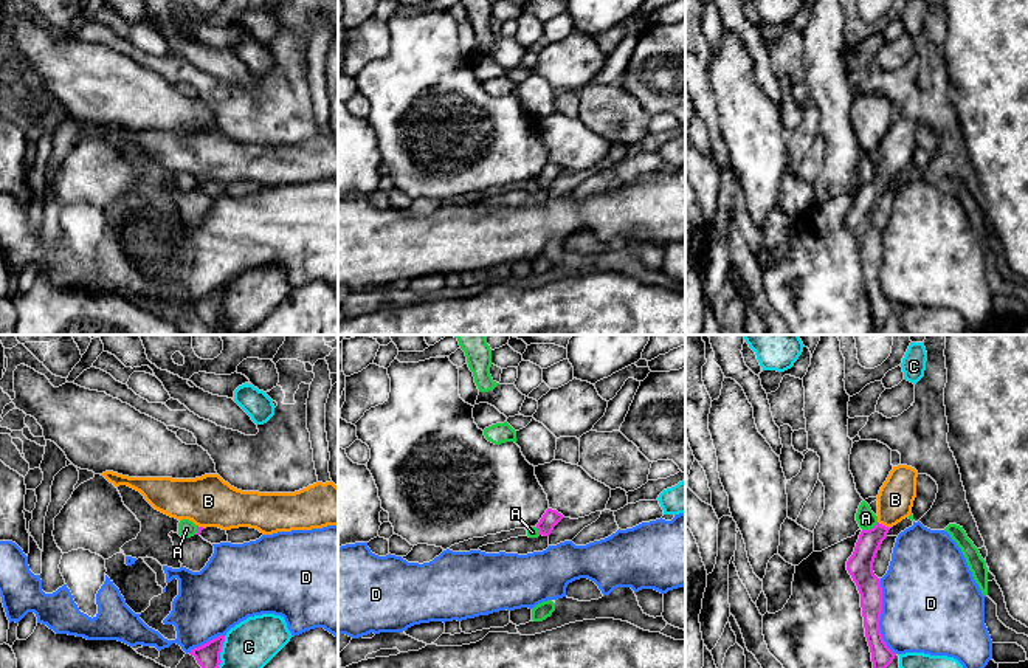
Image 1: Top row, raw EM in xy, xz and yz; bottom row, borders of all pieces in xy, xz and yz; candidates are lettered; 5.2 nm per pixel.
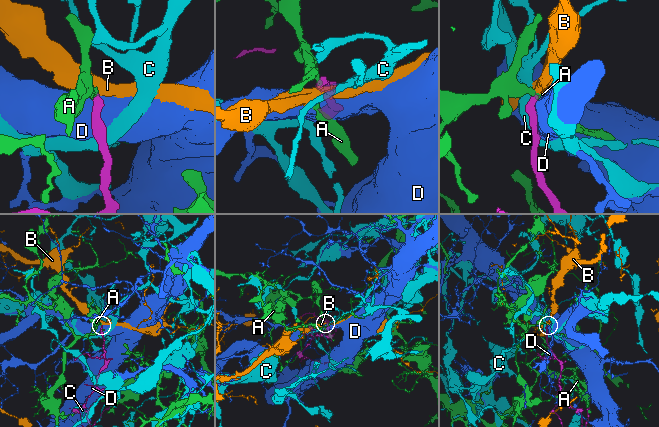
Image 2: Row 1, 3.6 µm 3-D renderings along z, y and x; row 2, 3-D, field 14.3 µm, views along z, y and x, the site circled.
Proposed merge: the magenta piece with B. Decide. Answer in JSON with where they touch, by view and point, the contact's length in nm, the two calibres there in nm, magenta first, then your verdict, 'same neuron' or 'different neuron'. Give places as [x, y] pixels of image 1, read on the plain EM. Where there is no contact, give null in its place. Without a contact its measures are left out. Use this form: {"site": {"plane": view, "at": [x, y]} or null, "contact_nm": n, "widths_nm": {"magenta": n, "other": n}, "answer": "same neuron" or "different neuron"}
{"site": {"plane": "yz", "at": [884, 179]}, "contact_nm": 80, "widths_nm": {"magenta": 140, "other": 190}, "answer": "same neuron"}

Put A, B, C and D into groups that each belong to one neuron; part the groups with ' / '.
A / B / C / D

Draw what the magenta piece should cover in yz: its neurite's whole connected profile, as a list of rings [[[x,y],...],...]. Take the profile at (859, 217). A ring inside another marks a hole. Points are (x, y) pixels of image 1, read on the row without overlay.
[[[907,118],[893,119],[878,147],[878,177],[862,183],[847,223],[861,246],[865,290],[871,305],[873,330],[878,330],[895,312],[882,291],[879,273],[882,267],[881,231],[873,225],[876,206],[888,183],[909,170],[916,150],[918,124]]]

